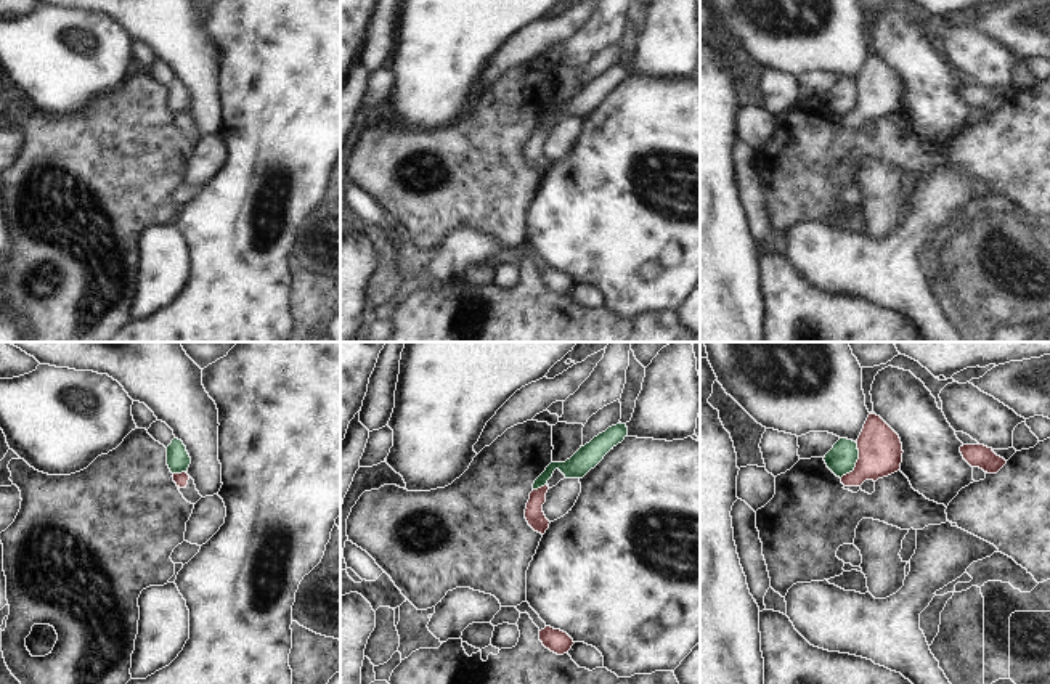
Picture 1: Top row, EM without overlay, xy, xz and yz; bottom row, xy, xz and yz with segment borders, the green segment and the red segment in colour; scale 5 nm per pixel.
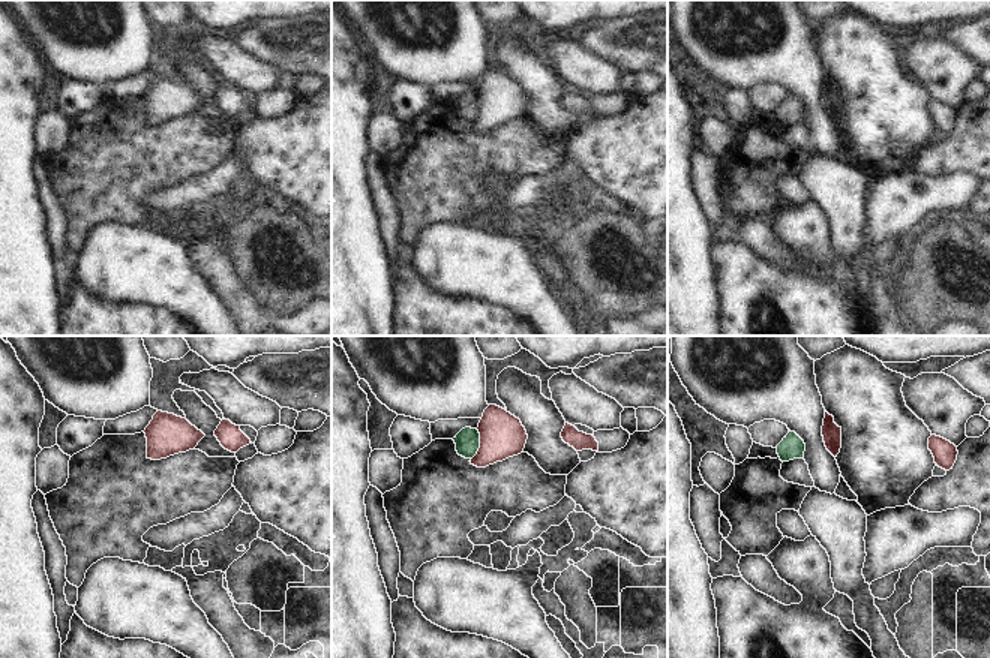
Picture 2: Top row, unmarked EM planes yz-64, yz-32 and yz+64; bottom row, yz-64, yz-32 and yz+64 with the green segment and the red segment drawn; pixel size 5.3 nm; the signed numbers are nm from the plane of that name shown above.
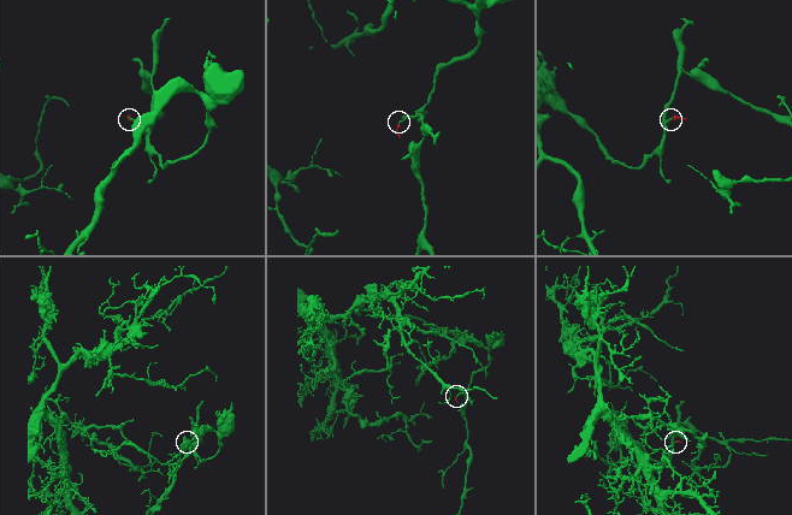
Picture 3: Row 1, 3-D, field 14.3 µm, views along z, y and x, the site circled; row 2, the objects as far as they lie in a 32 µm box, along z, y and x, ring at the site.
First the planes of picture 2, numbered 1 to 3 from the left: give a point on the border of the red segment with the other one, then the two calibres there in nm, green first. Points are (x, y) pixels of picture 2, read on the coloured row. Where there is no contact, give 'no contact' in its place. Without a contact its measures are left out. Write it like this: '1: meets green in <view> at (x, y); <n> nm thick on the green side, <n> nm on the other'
1: no contact
2: meets green in yz-32 at (479, 444); 130 nm thick on the green side, 240 nm on the other
3: no contact

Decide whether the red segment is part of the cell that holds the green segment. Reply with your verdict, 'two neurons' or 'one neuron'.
two neurons

